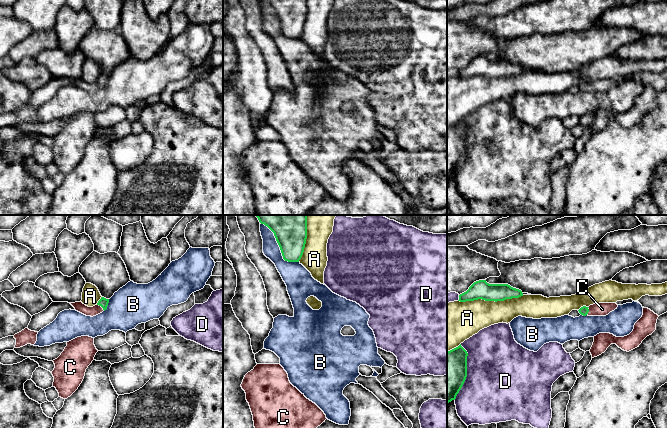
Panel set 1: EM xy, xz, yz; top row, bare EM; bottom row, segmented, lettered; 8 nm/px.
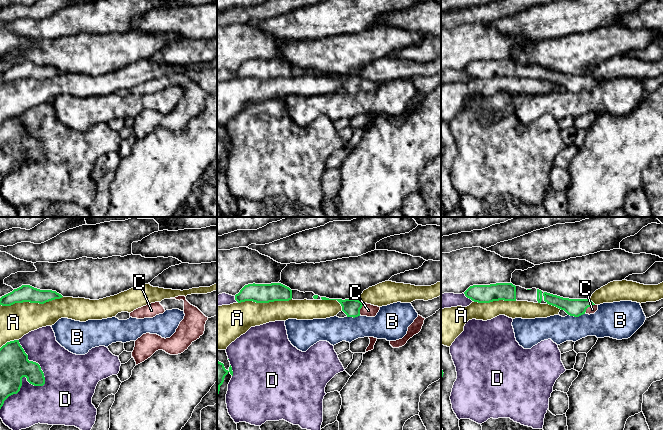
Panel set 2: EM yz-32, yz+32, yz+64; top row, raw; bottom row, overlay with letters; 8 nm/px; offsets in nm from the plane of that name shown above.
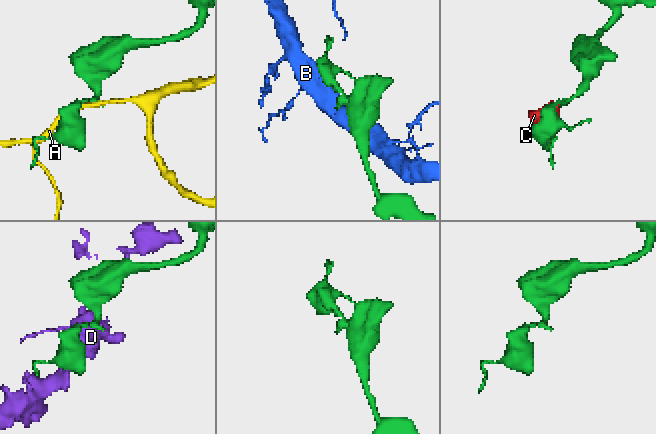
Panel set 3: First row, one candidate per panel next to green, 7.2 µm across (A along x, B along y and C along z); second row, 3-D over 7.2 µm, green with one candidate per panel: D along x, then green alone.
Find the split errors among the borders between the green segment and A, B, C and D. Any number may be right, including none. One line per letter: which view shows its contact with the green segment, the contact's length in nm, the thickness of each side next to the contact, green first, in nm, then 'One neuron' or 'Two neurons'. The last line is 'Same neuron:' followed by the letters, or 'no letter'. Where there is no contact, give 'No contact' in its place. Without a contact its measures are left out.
A: Touches green in yz. Shared border 550 nm. Thickness 150 nm (green) against 280 nm. Two neurons
B: Touches green in xz. Shared border 440 nm. Thickness 340 nm (green) against 190 nm. Two neurons
C: Touches green in xy. Shared border 90 nm. Thickness 80 nm (green) against 80 nm. One neuron
D: Touches green in yz. Shared border 460 nm. Thickness 320 nm (green) against 500 nm. Two neurons
Same neuron: C

